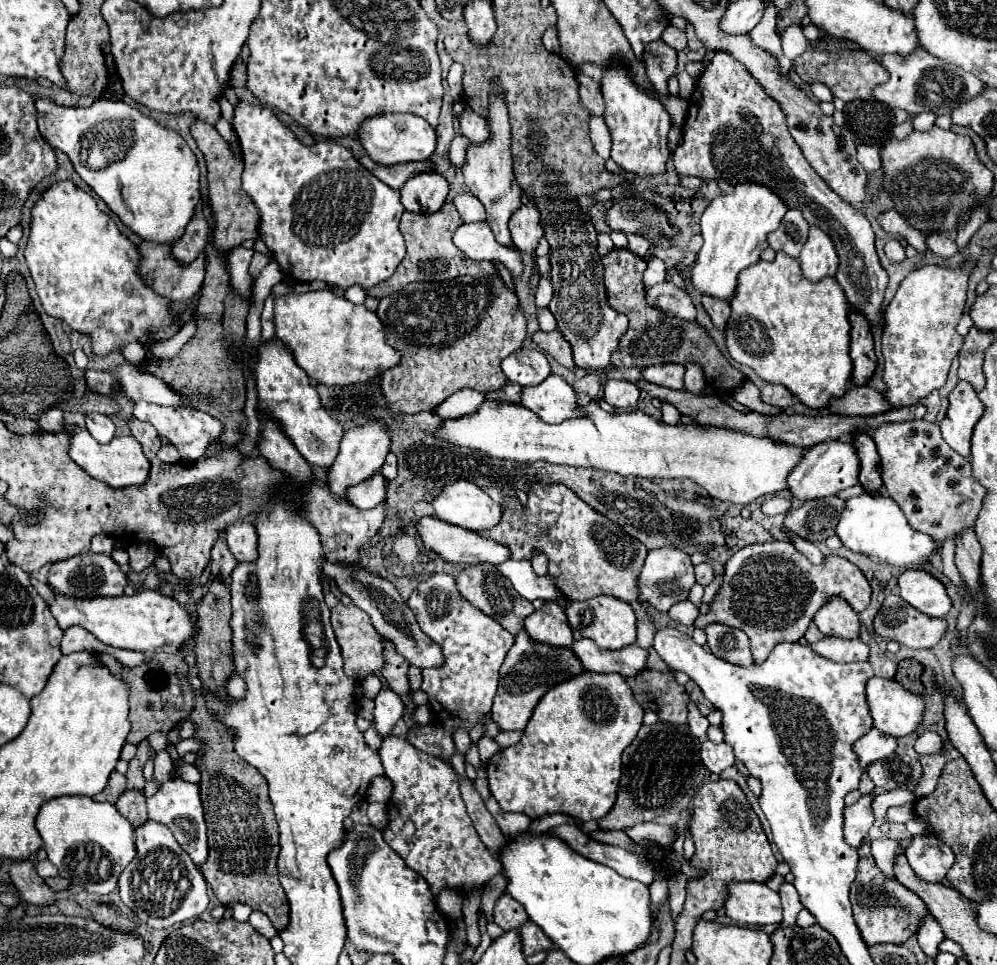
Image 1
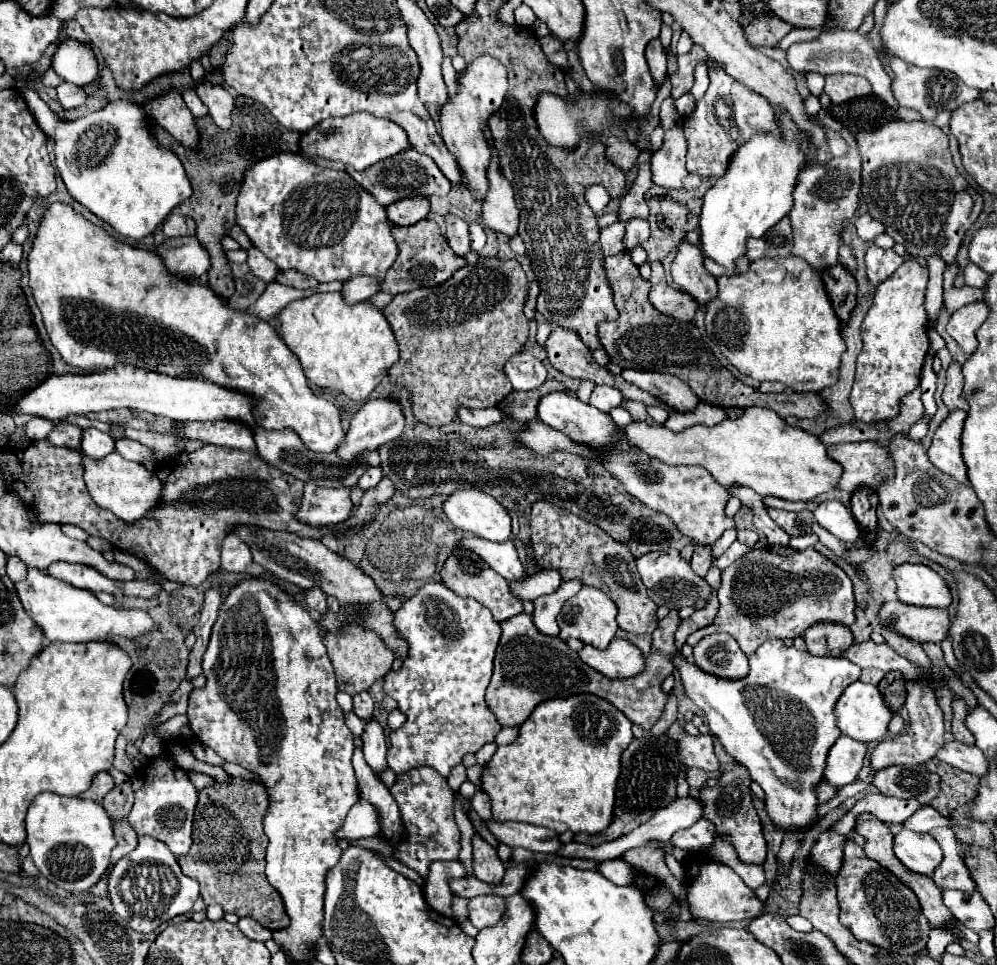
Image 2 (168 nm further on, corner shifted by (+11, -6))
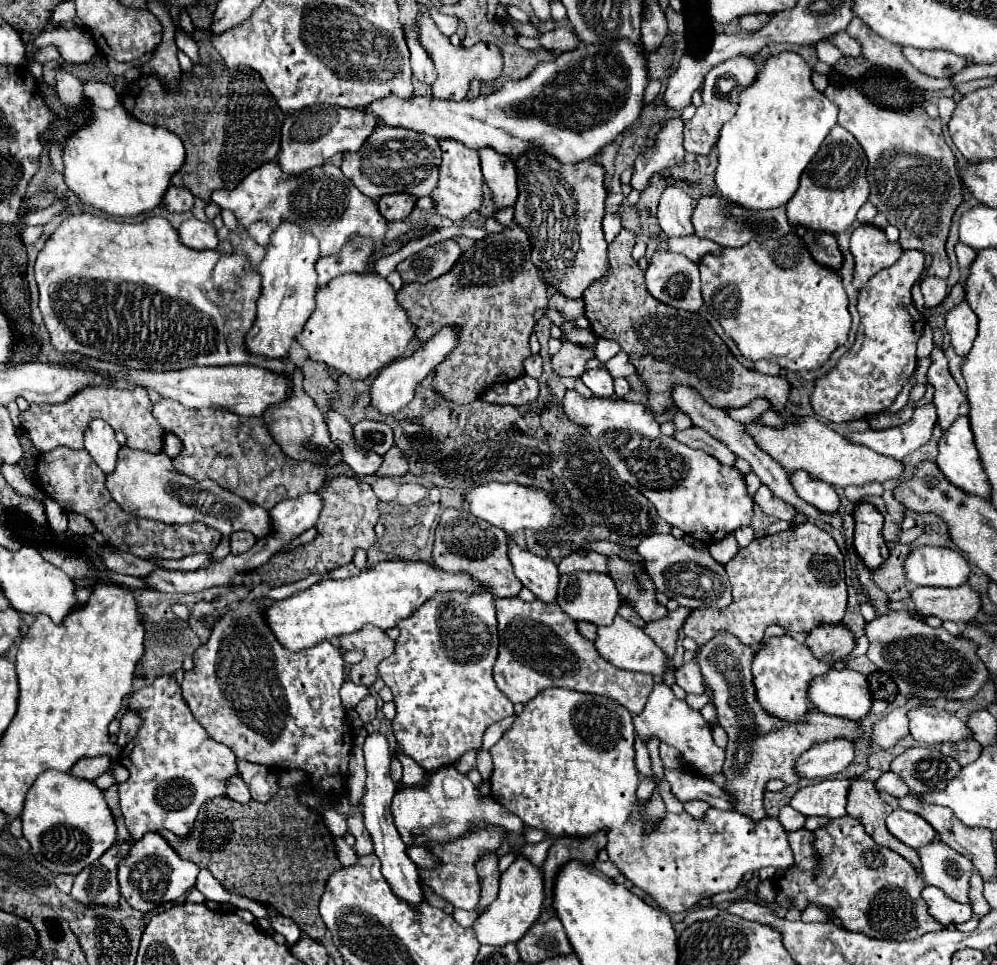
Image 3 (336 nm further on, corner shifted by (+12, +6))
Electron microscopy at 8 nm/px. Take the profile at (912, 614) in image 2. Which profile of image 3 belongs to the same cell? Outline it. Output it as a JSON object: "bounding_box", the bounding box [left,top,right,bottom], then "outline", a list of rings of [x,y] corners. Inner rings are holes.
{"bounding_box":[911,584,981,622],"outline":[[[967,584],[957,588],[915,588],[911,600],[917,612],[953,622],[973,620],[981,610],[981,594]]]}

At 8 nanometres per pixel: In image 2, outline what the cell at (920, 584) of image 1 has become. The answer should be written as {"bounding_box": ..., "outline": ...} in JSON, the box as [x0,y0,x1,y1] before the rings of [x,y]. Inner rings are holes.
{"bounding_box":[892,564,952,608],"outline":[[[902,564],[892,572],[894,582],[898,584],[898,600],[904,604],[920,608],[948,608],[952,594],[944,580],[922,564]]]}

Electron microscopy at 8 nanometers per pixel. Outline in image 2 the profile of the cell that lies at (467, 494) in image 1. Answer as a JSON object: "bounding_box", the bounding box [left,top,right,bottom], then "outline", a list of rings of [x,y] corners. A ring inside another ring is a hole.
{"bounding_box":[442,490,510,542],"outline":[[[480,490],[452,492],[442,510],[450,524],[462,532],[472,532],[478,538],[504,542],[510,536],[510,514],[492,496]]]}

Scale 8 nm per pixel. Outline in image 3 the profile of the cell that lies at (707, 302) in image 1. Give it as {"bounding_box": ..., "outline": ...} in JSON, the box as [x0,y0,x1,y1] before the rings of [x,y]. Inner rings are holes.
{"bounding_box":[657,186,693,236],"outline":[[[669,186],[663,190],[657,206],[657,220],[663,232],[669,236],[687,236],[693,234],[691,226],[691,212],[693,212],[693,198],[683,192],[679,186]]]}

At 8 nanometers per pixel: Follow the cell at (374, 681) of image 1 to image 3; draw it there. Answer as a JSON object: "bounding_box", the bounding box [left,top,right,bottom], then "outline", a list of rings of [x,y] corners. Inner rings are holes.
{"bounding_box":[355,696,377,724],"outline":[[[367,696],[365,700],[361,700],[355,710],[357,710],[361,722],[369,724],[375,718],[375,712],[377,712],[377,700],[375,700],[375,696]]]}

